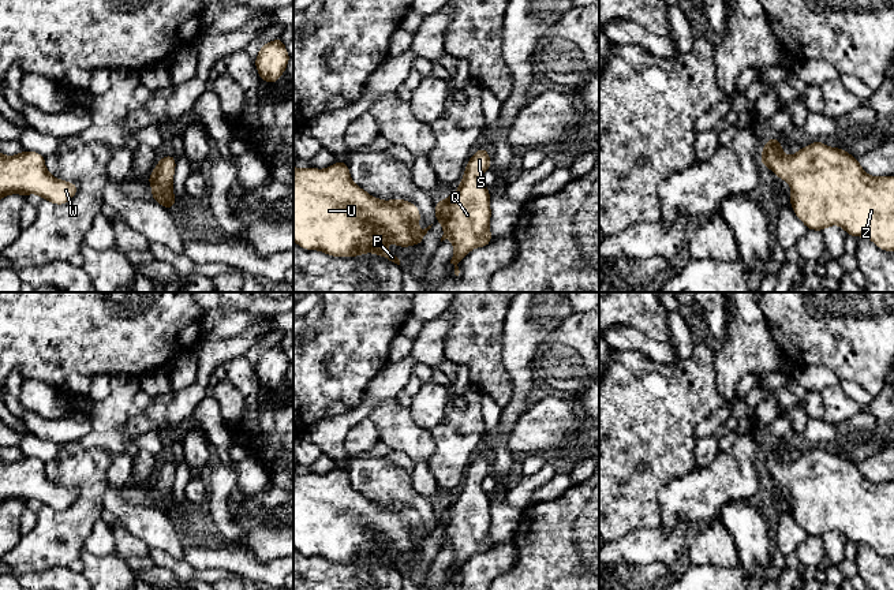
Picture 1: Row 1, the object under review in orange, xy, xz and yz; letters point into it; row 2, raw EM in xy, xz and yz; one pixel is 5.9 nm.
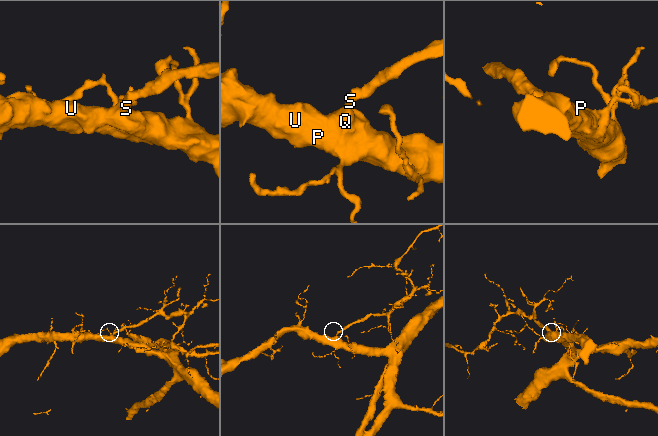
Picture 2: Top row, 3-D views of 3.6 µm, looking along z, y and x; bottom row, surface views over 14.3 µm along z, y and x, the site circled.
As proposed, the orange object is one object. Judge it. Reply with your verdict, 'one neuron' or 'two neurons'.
one neuron

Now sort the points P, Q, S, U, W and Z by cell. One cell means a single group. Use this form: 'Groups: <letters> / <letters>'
Groups: P Q S U W Z

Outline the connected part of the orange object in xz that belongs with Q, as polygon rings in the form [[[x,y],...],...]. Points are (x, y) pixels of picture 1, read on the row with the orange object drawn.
[[[480,148],[467,163],[459,188],[446,199],[435,202],[435,220],[444,228],[441,242],[453,242],[455,275],[460,270],[457,264],[476,247],[491,243],[490,232],[490,191],[480,176],[491,168],[487,148]]]

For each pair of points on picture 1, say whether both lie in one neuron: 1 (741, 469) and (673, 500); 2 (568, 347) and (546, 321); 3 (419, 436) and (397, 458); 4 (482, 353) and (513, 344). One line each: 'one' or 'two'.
1: one
2: two
3: two
4: two

